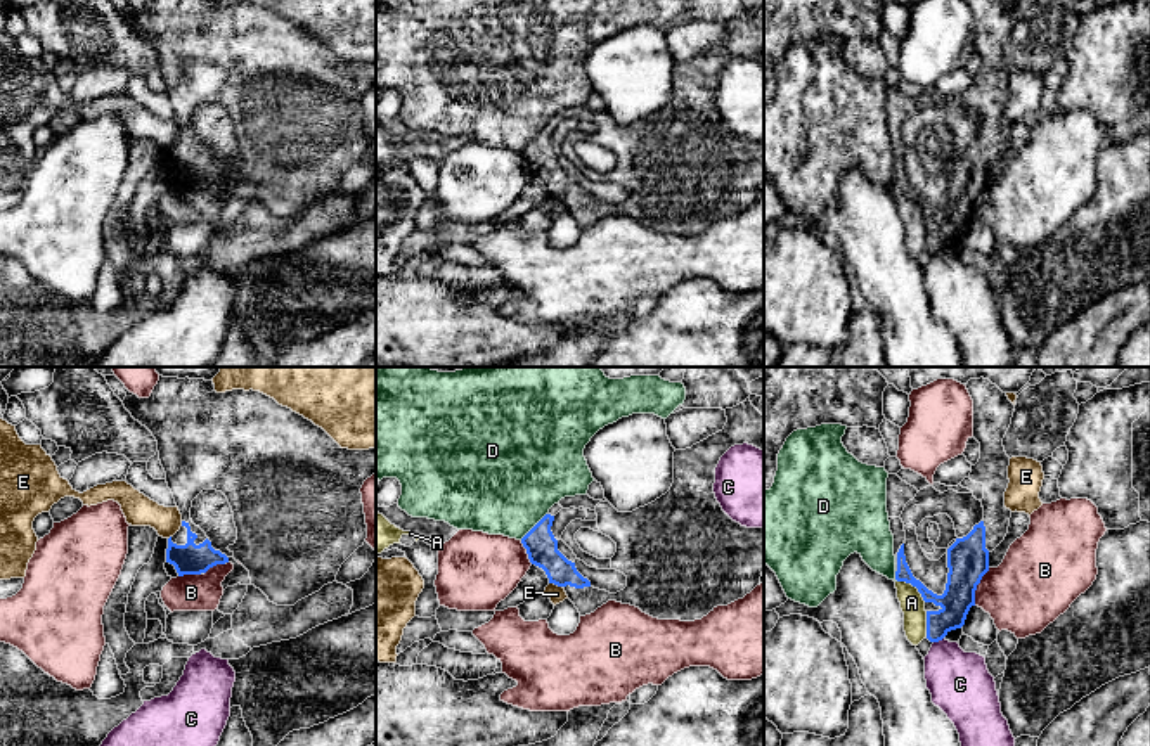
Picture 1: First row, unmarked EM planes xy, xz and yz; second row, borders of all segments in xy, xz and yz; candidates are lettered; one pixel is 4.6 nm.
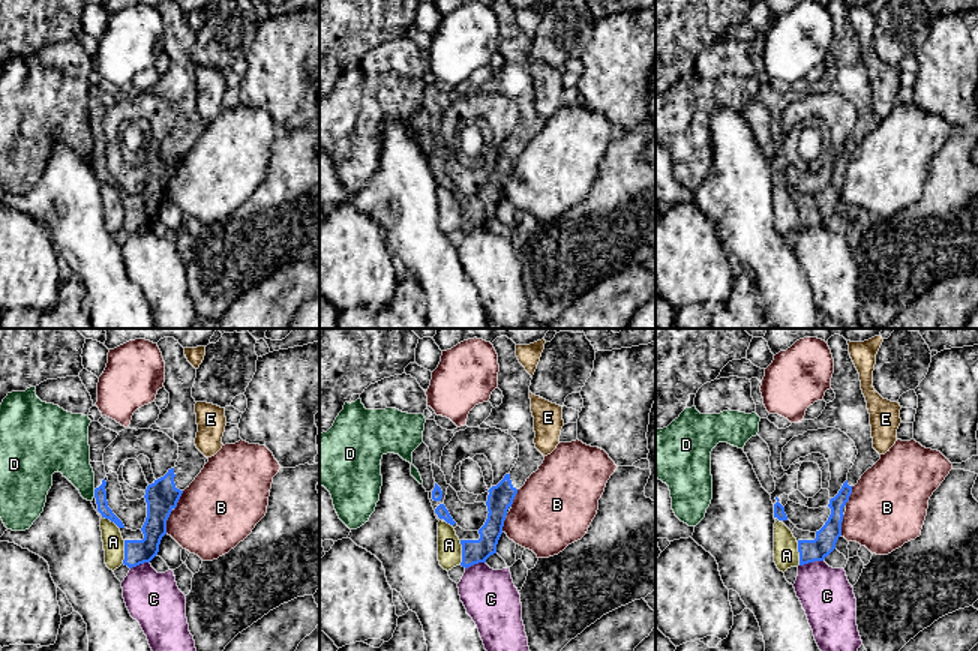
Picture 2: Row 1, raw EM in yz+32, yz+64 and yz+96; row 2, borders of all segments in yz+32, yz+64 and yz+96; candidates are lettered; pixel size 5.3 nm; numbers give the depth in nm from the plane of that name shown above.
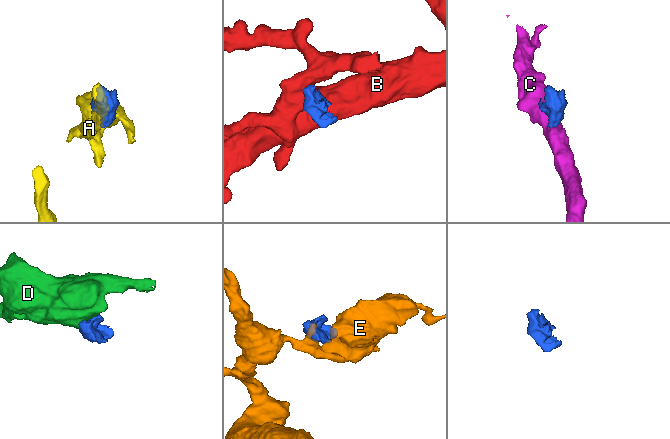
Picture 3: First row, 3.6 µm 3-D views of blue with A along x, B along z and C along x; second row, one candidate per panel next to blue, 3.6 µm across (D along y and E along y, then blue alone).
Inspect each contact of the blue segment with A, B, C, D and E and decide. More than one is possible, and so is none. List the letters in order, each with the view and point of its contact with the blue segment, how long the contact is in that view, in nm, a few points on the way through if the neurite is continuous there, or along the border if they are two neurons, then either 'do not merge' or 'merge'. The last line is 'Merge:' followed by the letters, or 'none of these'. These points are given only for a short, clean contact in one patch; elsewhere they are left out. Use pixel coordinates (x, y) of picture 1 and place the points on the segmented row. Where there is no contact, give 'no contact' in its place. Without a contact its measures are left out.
A: meets blue in yz at (913, 585); contact 170 nm long; do not merge
B: meets blue in yz at (975, 587); contact 190 nm long; do not merge
C: meets blue in yz at (937, 641); contact 50 nm long; border along yz (943, 637), (934, 643); do not merge
D: meets blue in xz at (534, 527); contact 180 nm long; border along xz (546, 513), (520, 539); do not merge
E: meets blue in xz at (556, 584); contact 70 nm long; do not merge
Merge: none of these

